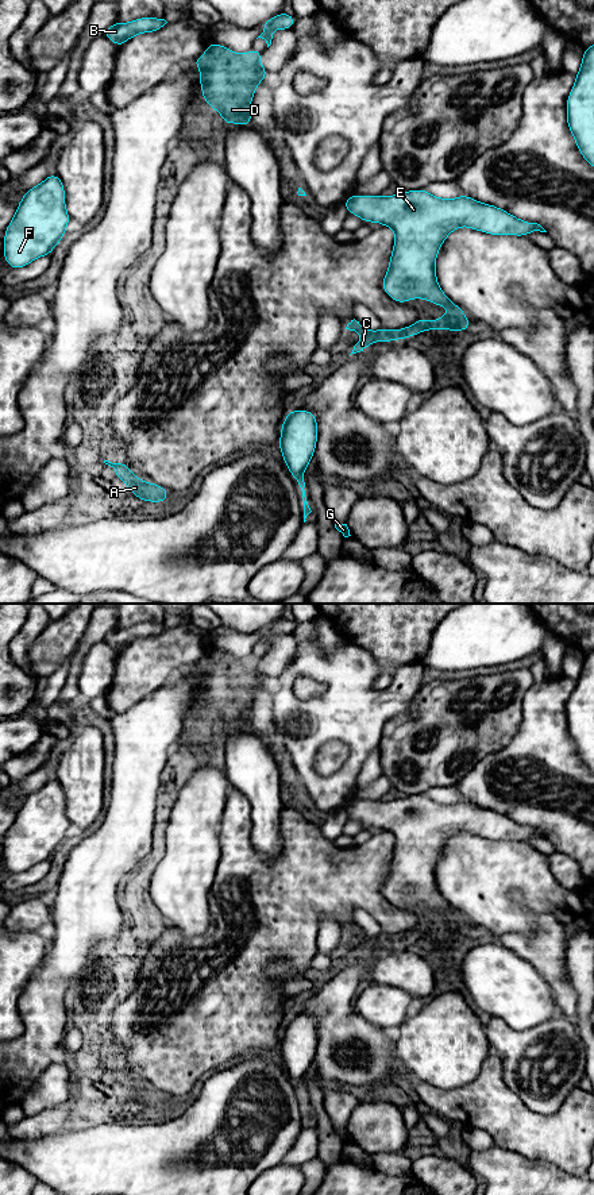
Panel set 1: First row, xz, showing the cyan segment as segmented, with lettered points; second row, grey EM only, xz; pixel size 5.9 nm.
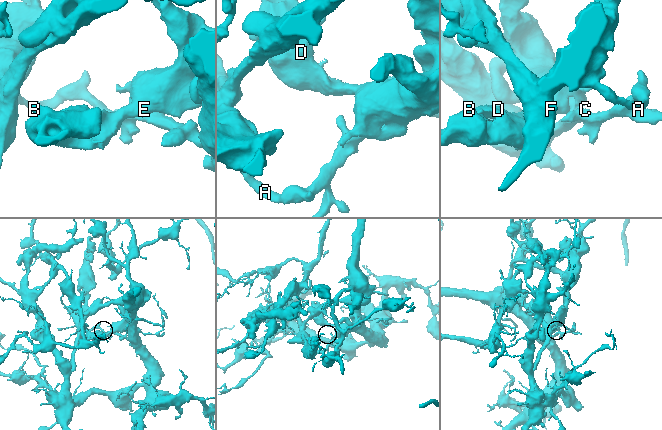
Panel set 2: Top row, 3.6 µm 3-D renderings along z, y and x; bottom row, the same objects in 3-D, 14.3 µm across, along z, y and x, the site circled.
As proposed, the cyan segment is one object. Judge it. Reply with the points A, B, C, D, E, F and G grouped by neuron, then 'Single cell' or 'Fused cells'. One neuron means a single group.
Groups: A C G / B D E F. Fused cells

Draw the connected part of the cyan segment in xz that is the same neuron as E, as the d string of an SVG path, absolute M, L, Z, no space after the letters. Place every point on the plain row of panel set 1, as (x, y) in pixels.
M425 794L389 802L355 799L343 810L364 828L375 826L394 836L394 851L382 894L401 909L424 903L441 913L448 911L451 918L441 920L437 930L464 921L464 915L440 894L436 882L436 861L454 834L468 832L489 840L514 841L547 837L537 828L520 825L495 810L479 807L466 799L446 805Z

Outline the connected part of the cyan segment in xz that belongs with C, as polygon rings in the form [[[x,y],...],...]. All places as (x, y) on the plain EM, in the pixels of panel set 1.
[[[460,921],[456,924],[450,924],[447,928],[436,929],[436,925],[418,924],[414,929],[408,930],[402,934],[387,934],[381,933],[378,936],[369,936],[364,930],[362,930],[355,924],[351,925],[346,934],[354,936],[362,940],[362,945],[354,951],[351,959],[360,957],[366,955],[371,948],[377,947],[394,947],[401,944],[412,942],[420,937],[431,936],[431,934],[454,934],[454,936],[464,936],[467,937],[471,926],[466,921]]]

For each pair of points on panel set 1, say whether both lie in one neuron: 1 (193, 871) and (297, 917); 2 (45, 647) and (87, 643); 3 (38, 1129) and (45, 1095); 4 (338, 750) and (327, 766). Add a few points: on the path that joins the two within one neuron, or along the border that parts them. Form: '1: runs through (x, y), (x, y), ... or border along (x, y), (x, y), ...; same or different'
1: border along (220, 848), (220, 860), (208, 897), (208, 910); different
2: border along (92, 617), (77, 650), (69, 658); different
3: runs through (41, 1121), (43, 1103); same
4: runs through (334, 754), (327, 762); same

